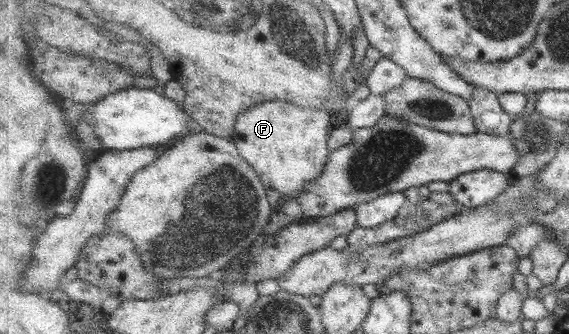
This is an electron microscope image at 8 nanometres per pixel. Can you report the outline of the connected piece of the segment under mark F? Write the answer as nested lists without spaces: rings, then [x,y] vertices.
[[[269,101],[245,110],[237,122],[234,142],[241,155],[252,163],[267,187],[279,191],[285,198],[299,198],[307,186],[325,172],[330,154],[333,110],[325,106],[299,106],[285,101]]]

